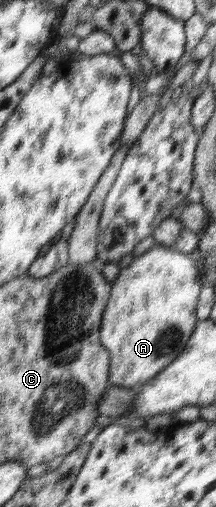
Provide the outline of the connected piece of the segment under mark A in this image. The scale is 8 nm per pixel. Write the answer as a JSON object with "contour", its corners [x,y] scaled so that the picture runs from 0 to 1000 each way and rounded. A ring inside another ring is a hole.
{"contour":[[[727,481],[625,507],[606,521],[551,536],[519,556],[519,576],[458,647],[468,682],[505,694],[509,704],[495,750],[505,761],[653,761],[759,730],[843,694],[921,633],[907,627],[907,600],[926,568],[907,511],[884,501],[843,499],[792,485]]]}

